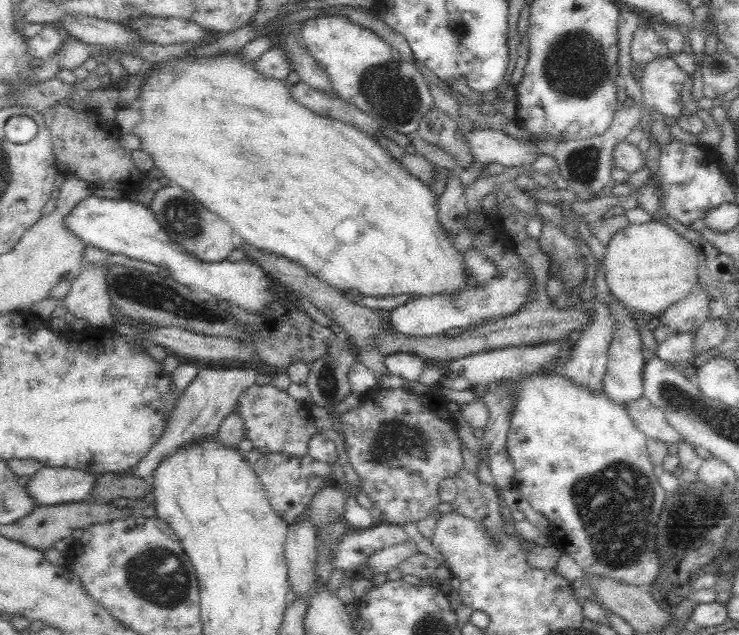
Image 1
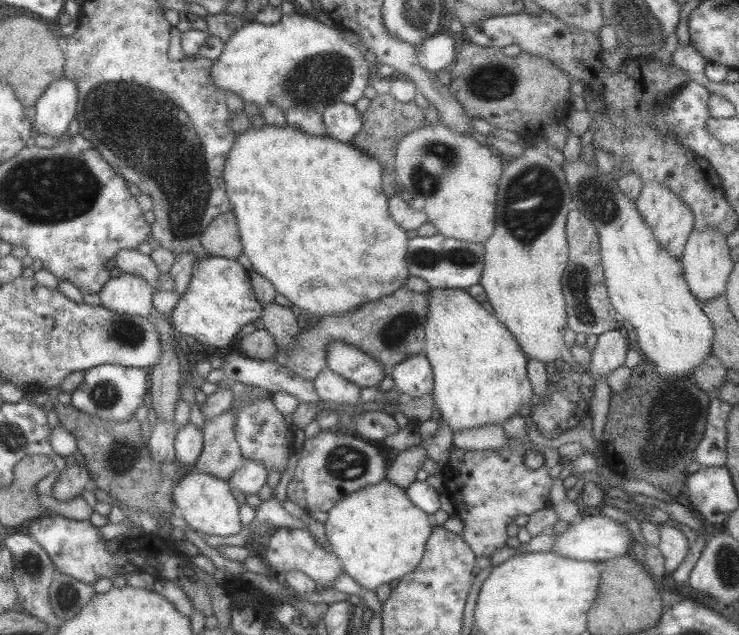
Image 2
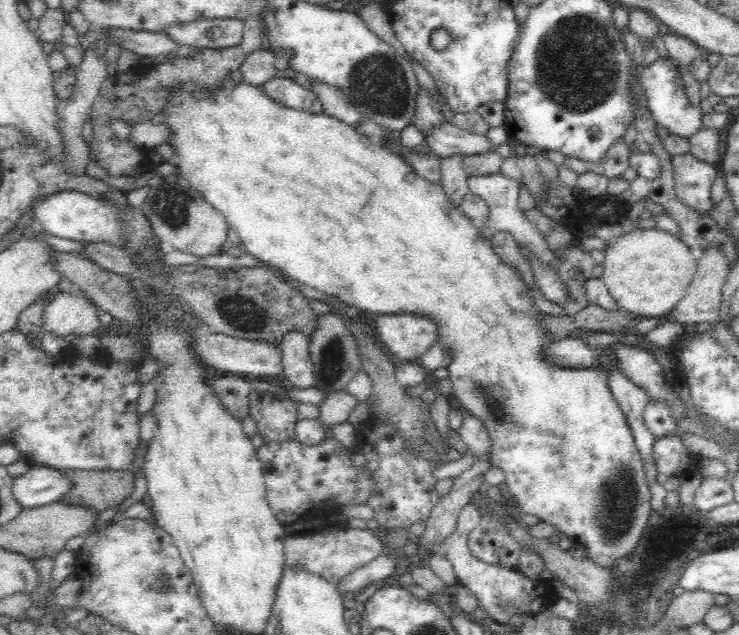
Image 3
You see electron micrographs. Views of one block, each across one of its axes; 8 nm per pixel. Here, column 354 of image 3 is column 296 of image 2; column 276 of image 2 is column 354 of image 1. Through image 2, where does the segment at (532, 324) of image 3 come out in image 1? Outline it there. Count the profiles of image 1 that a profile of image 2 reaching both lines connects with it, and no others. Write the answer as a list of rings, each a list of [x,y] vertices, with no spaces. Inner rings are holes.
[[[222,53],[211,56],[207,60],[166,59],[162,67],[146,79],[141,88],[139,98],[142,99],[141,121],[135,126],[136,134],[142,142],[140,150],[148,152],[154,164],[162,170],[163,176],[170,178],[202,203],[208,210],[221,216],[233,229],[238,241],[242,241],[256,249],[282,256],[293,263],[306,268],[310,275],[320,279],[341,293],[353,292],[358,296],[408,295],[410,299],[430,295],[453,295],[468,287],[476,287],[470,280],[471,274],[464,264],[464,252],[456,249],[454,236],[442,228],[438,220],[438,195],[430,189],[430,185],[412,175],[396,157],[390,155],[376,140],[367,136],[351,124],[324,116],[300,105],[292,99],[288,83],[285,79],[269,79],[254,71],[252,63],[244,61],[236,53]]]

